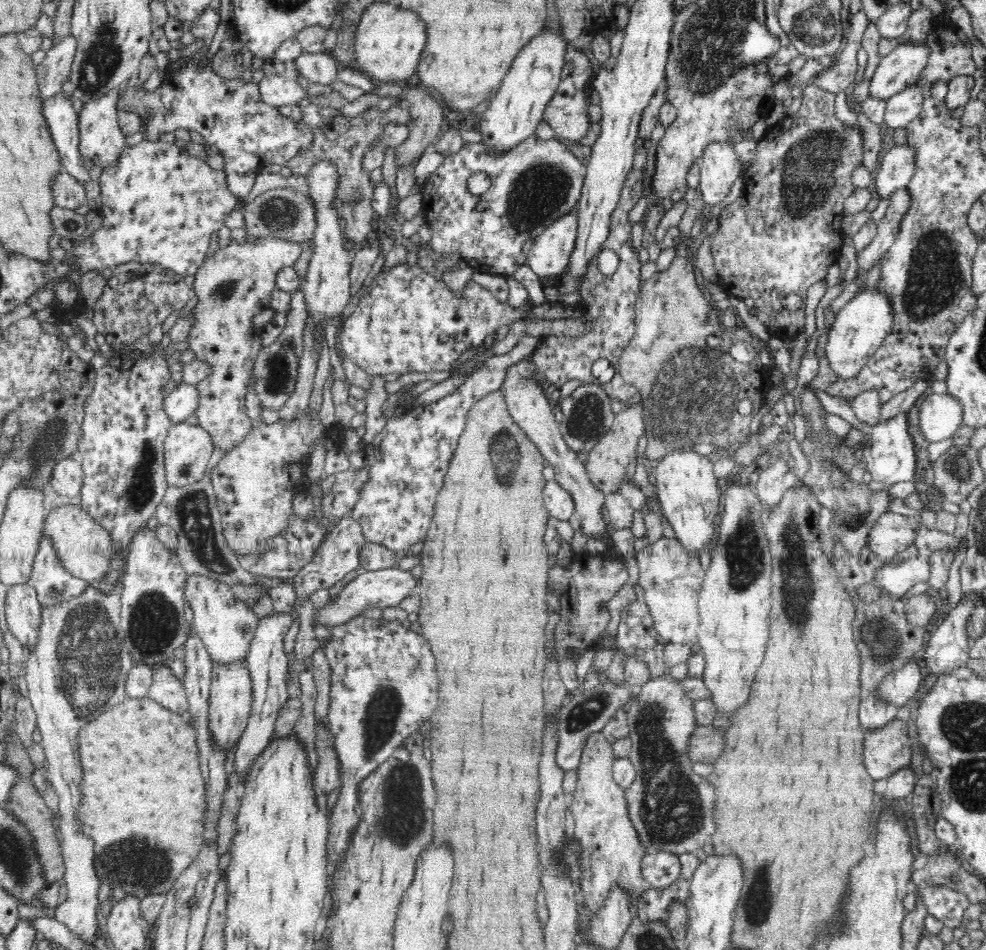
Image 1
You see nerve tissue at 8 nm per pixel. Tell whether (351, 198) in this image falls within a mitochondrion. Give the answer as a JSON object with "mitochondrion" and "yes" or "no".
{"mitochondrion":"yes"}

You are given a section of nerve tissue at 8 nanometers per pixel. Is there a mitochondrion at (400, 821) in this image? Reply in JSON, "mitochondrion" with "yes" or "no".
{"mitochondrion":"yes"}

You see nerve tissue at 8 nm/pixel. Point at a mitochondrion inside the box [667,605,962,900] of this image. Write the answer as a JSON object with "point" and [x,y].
{"point":[870,653]}

